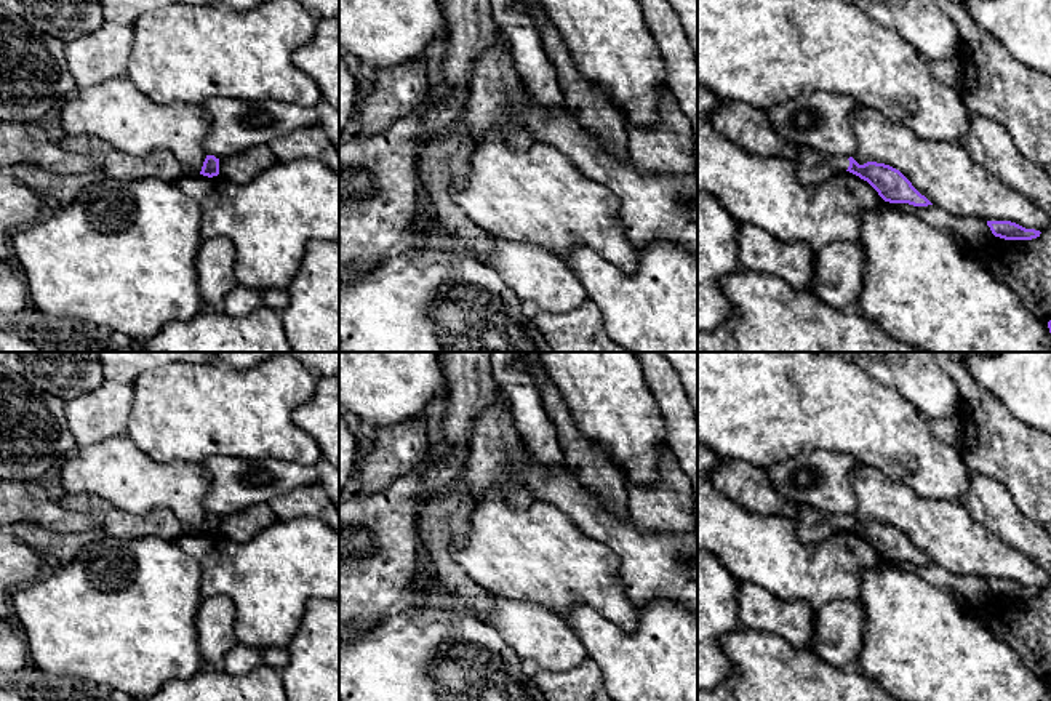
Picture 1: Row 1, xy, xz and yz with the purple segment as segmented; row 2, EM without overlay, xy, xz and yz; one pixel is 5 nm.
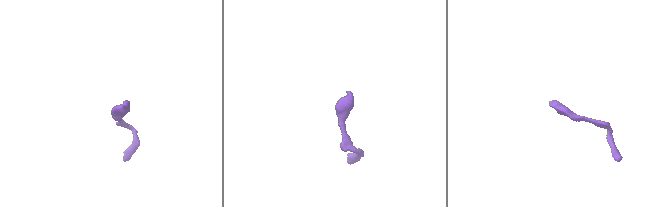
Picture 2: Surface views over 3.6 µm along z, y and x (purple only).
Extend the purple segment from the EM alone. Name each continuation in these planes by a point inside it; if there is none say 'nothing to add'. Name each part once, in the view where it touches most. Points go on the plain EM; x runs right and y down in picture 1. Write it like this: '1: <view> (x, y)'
1: yz (811, 525)

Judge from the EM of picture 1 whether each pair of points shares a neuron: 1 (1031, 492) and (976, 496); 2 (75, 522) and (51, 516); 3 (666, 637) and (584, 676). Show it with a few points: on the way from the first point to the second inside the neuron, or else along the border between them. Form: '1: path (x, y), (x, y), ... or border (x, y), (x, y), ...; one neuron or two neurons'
1: border (978, 472), (995, 479), (1013, 504), (1034, 522); two neurons
2: path (69, 520), (58, 519); one neuron
3: border (587, 656), (597, 666), (603, 684); two neurons

